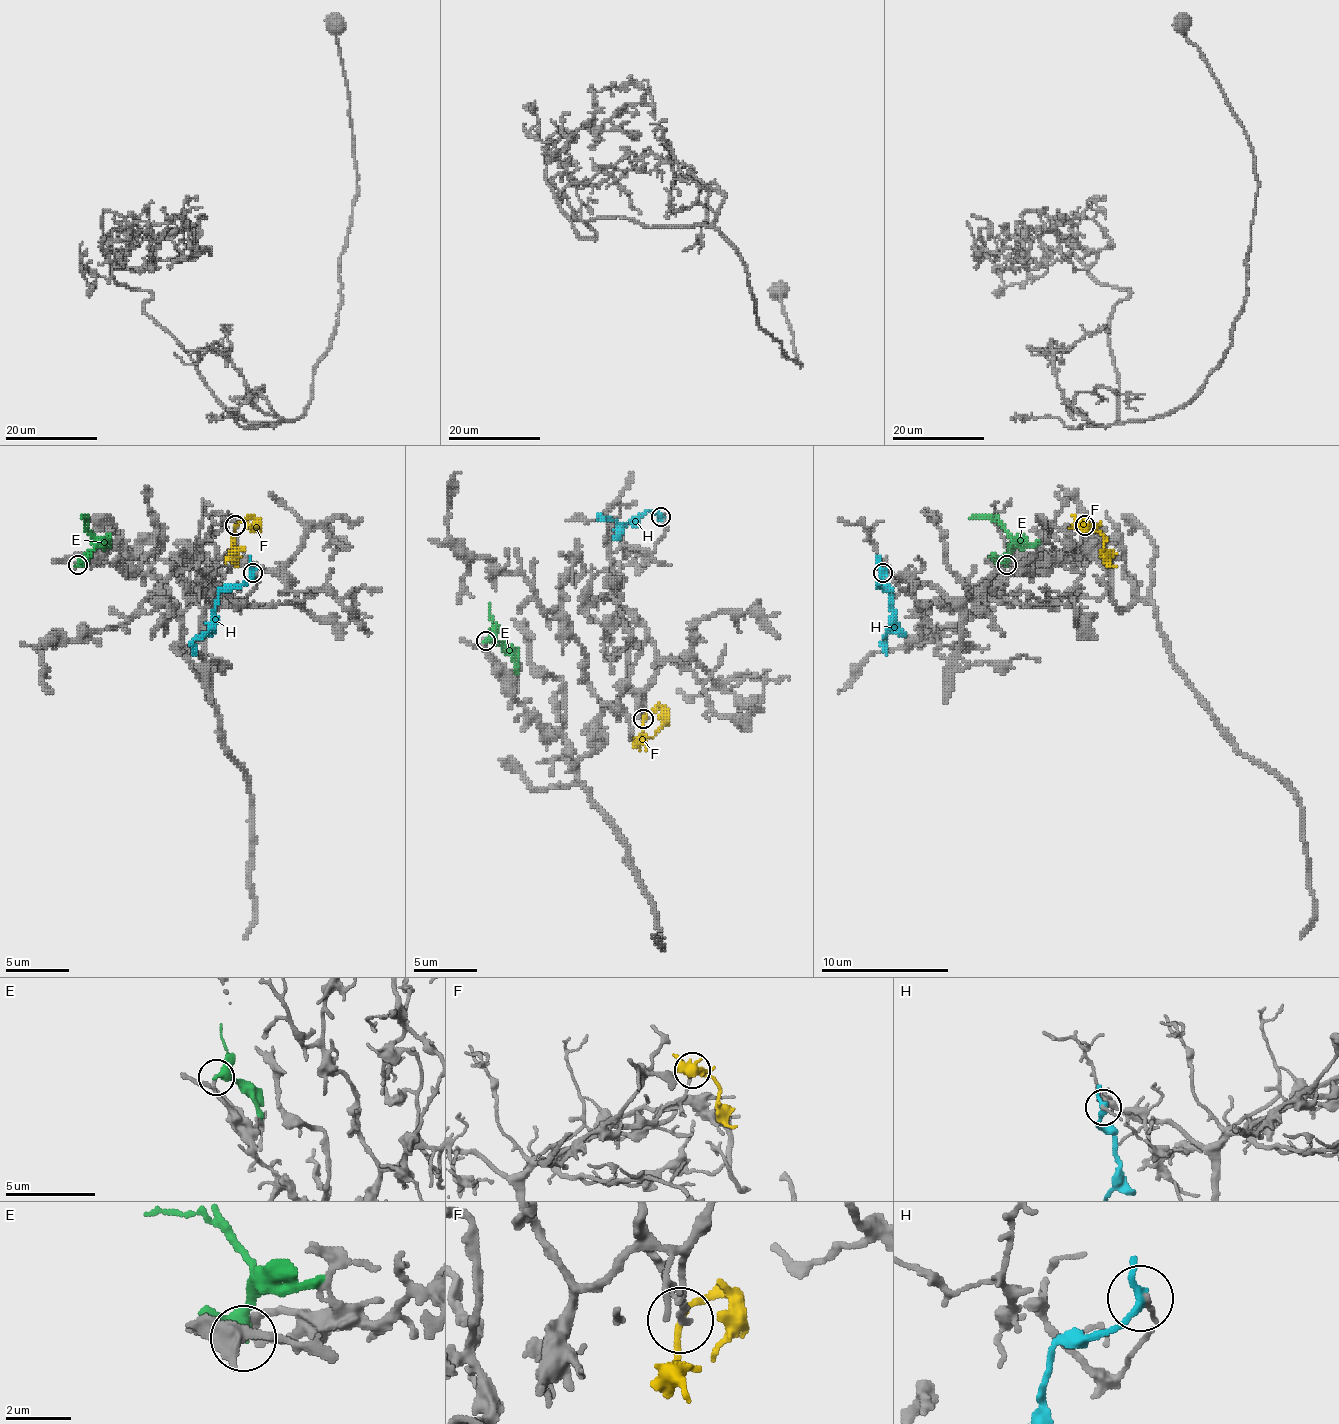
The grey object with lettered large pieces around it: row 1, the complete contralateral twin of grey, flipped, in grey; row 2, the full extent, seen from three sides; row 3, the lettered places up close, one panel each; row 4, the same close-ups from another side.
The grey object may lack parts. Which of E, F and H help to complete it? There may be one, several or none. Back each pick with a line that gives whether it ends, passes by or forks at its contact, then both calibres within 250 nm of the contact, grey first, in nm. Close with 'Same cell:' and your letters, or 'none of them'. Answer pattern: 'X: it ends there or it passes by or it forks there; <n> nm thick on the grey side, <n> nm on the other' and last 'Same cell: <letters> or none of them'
Same cell: none of them

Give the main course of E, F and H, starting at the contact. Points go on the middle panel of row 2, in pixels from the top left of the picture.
E: (486, 641), (502, 645), (492, 629), (489, 603)
F: (642, 718), (645, 750)
H: (661, 517), (649, 511), (623, 527), (604, 520)

